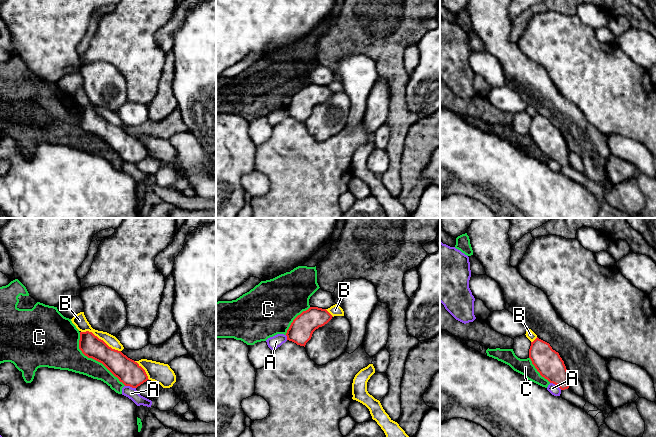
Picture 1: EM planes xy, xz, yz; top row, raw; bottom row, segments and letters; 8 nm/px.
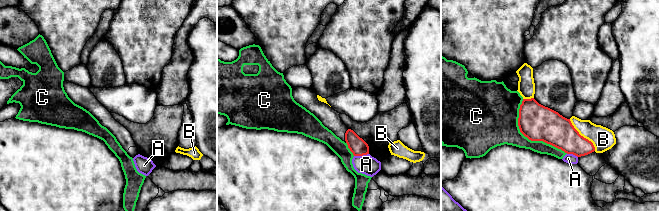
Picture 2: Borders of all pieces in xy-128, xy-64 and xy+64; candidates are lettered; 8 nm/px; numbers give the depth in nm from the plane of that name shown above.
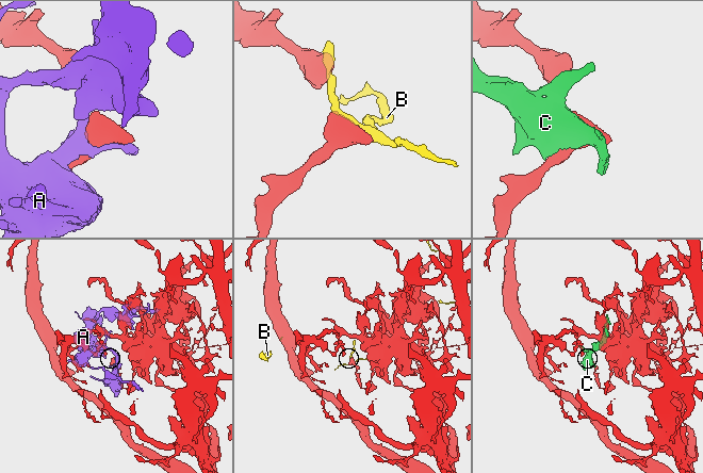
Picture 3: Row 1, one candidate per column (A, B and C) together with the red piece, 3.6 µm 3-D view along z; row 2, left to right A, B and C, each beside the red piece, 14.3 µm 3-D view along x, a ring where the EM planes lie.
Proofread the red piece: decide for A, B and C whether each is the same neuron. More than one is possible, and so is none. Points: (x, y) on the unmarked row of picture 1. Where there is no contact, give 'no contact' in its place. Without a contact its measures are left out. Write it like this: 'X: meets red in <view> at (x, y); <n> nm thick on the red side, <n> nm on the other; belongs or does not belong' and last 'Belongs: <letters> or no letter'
A: meets red in yz at (556, 160); 220 nm thick on the red side, 80 nm on the other; does not belong
B: meets red in xy at (100, 115); 180 nm thick on the red side, 110 nm on the other; does not belong
C: meets red in xy at (94, 135); 190 nm thick on the red side, 260 nm on the other; does not belong
Belongs: no letter

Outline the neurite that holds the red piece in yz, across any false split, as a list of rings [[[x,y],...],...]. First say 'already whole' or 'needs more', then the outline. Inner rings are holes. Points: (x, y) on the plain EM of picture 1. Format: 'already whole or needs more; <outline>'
already whole; [[[538,113],[531,118],[529,134],[542,153],[561,166],[569,164],[569,150],[559,129]]]

